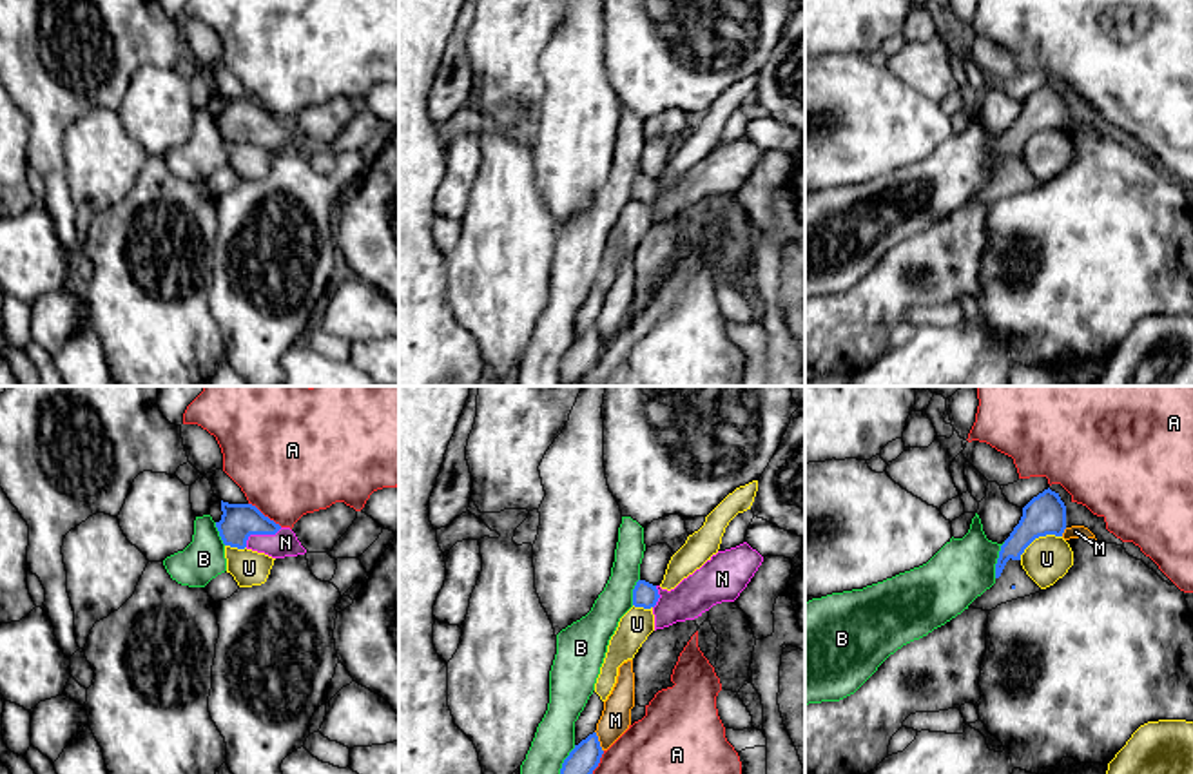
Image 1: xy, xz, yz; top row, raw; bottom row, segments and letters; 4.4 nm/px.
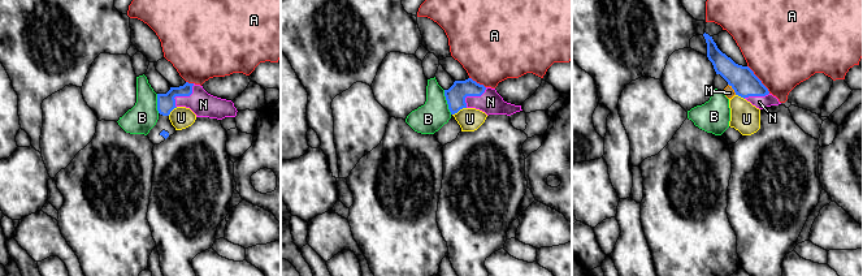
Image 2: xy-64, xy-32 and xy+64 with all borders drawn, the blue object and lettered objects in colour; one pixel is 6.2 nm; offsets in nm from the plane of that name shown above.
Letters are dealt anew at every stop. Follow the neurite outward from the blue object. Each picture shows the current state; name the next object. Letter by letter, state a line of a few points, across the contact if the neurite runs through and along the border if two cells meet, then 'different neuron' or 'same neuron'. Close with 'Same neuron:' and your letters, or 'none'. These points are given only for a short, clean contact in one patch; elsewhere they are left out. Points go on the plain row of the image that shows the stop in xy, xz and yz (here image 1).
A: different neuron
B: different neuron
M: different neuron
N: line xy (240, 115), (260, 127), (285, 136); same neuron
U: line yz (1061, 129), (1039, 129), (1019, 153); different neuron
Same neuron: N

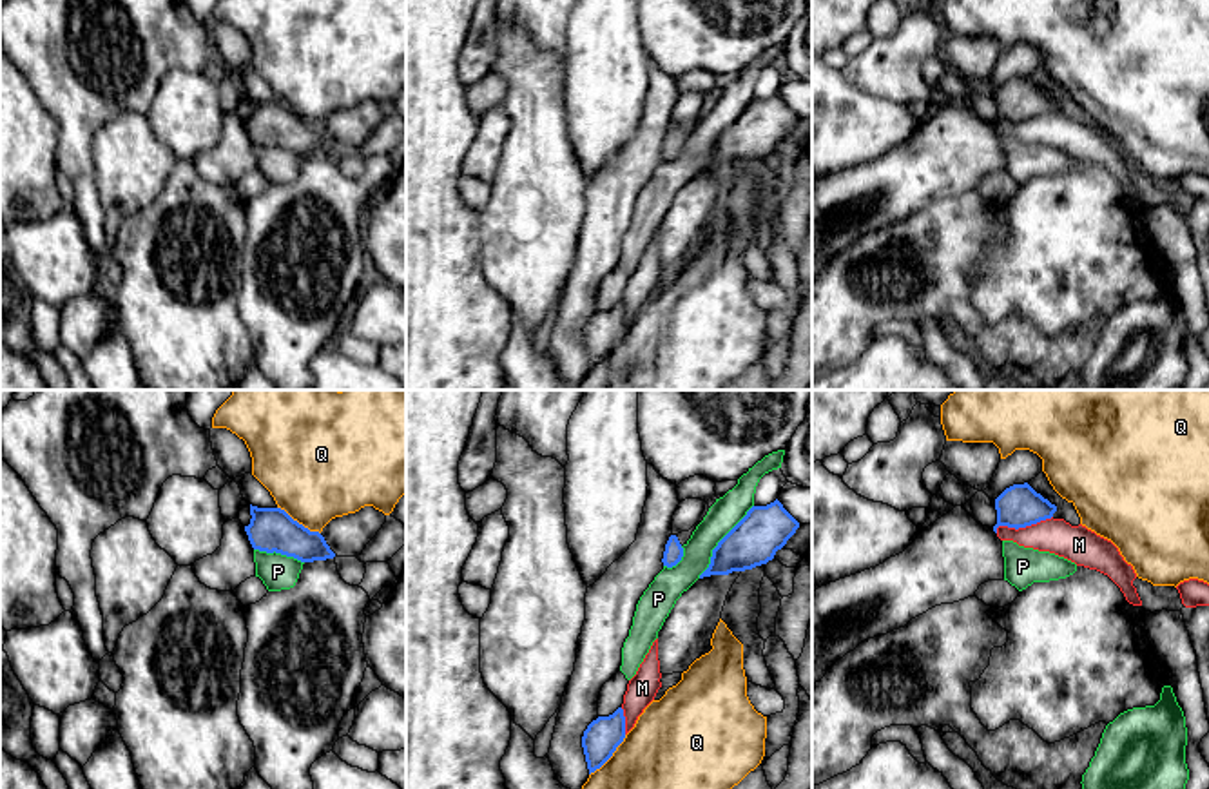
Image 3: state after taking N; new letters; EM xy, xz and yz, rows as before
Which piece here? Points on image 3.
M: different neuron
P: different neuron
Q: different neuron
Same neuron: none

